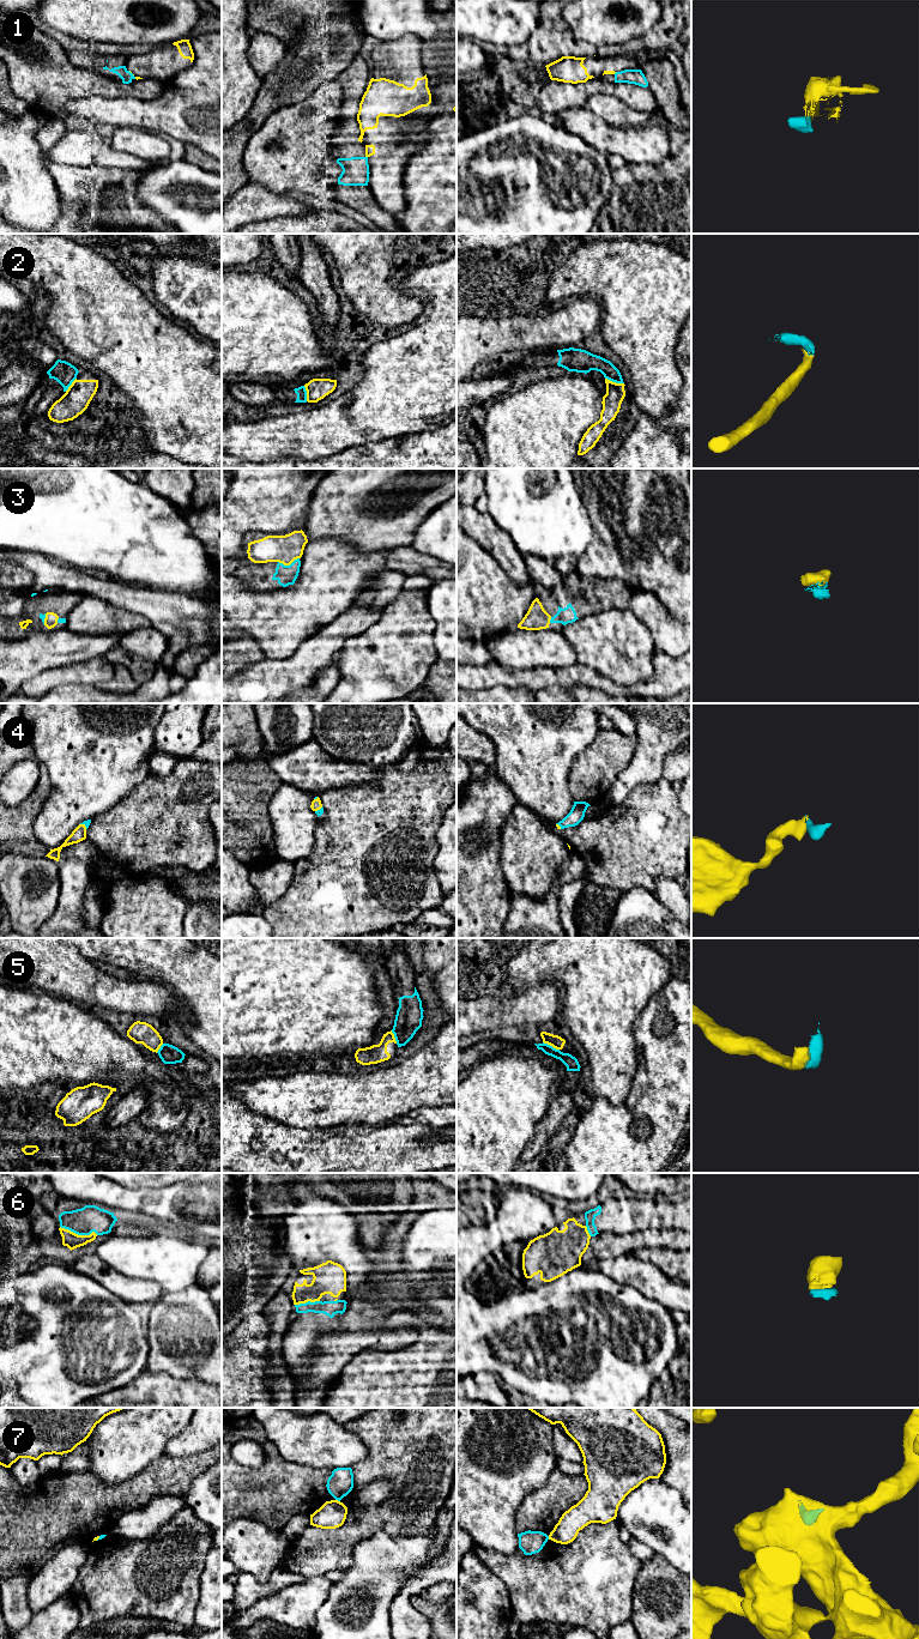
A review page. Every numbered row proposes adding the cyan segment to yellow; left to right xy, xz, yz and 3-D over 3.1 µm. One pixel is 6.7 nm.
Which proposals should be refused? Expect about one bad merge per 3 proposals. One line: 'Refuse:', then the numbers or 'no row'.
Refuse: 1, 2, 5, 7

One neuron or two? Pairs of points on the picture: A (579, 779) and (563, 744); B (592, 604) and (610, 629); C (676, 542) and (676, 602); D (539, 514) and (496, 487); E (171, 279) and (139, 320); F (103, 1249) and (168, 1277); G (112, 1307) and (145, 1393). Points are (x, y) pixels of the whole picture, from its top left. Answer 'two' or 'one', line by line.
A: two
B: two
C: one
D: one
E: two
F: one
G: two

